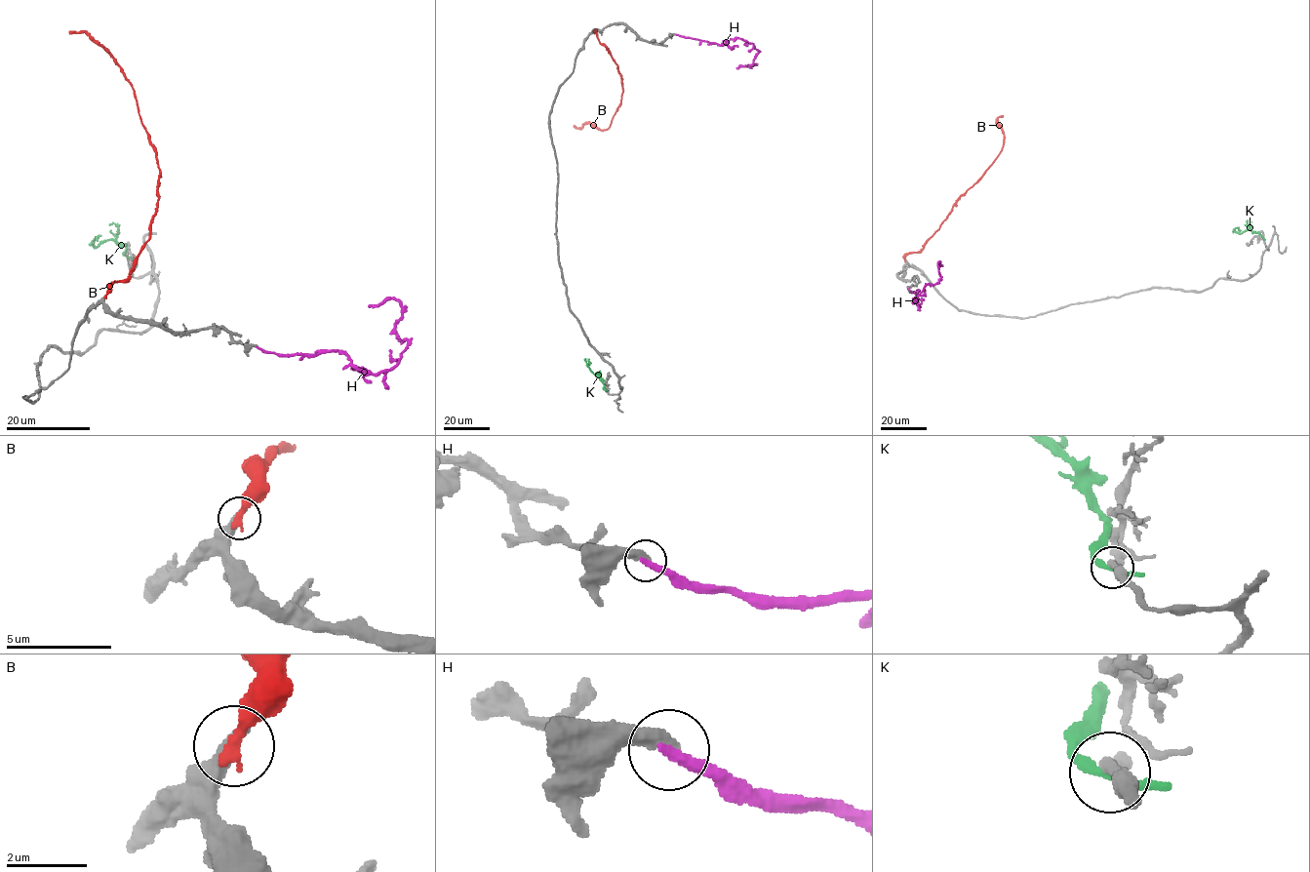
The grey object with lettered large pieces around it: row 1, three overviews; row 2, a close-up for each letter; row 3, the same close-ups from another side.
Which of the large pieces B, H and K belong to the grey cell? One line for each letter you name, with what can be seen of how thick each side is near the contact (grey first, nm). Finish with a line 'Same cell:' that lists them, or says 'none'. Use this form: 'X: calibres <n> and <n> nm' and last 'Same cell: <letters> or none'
H: calibres 360 and 280 nm
Same cell: H

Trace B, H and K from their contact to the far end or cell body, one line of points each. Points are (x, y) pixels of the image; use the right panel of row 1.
B: (904, 260), (906, 255), (923, 249), (954, 204), (999, 154), (1004, 141), (1004, 133), (997, 123), (999, 116)
H: (908, 288), (912, 292), (919, 290), (912, 302), (928, 284), (938, 282), (939, 261), (942, 266)
K: (1264, 238), (1250, 229), (1240, 233), (1236, 228), (1233, 230)

